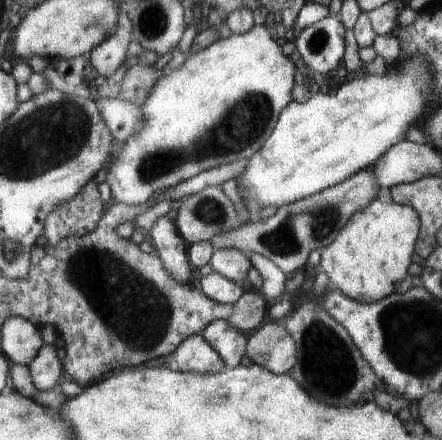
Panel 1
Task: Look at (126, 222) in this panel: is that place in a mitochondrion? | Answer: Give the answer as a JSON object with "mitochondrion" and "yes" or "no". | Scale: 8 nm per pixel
{"mitochondrion":"no"}

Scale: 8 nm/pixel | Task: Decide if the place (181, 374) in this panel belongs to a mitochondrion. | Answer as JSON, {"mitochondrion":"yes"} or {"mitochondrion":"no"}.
{"mitochondrion":"no"}

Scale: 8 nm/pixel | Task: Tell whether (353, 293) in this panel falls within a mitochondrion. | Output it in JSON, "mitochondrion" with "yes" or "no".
{"mitochondrion":"no"}

